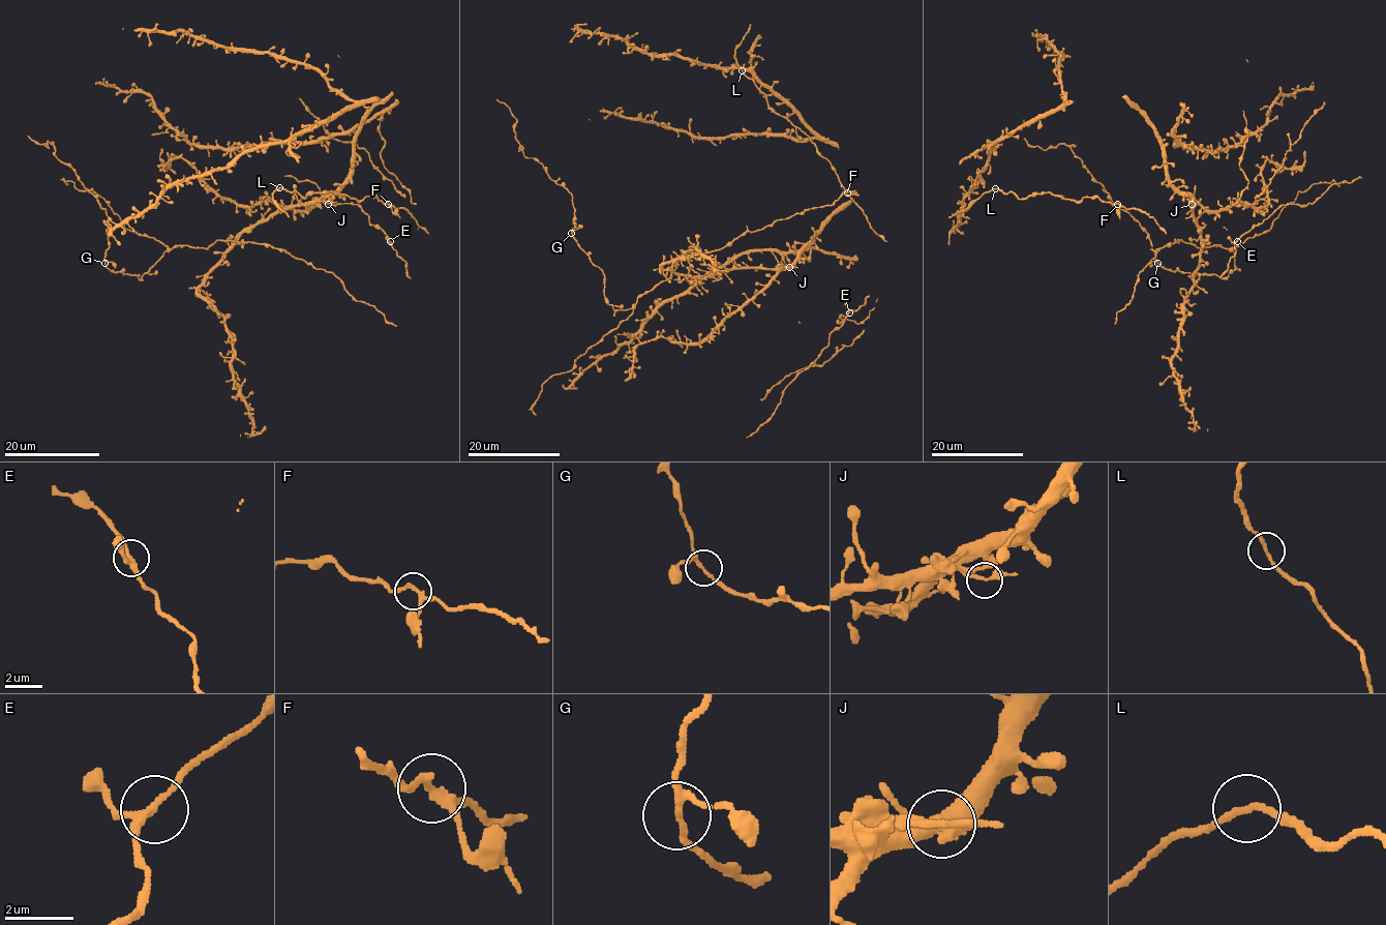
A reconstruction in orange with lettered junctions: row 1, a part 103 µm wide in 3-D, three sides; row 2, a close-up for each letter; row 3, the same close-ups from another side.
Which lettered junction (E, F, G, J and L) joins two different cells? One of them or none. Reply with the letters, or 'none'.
none

